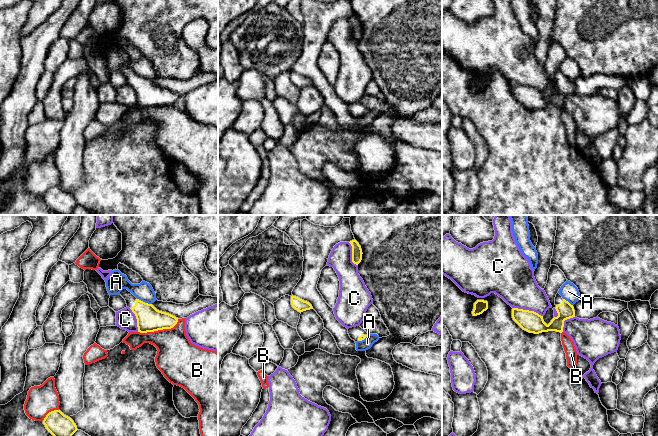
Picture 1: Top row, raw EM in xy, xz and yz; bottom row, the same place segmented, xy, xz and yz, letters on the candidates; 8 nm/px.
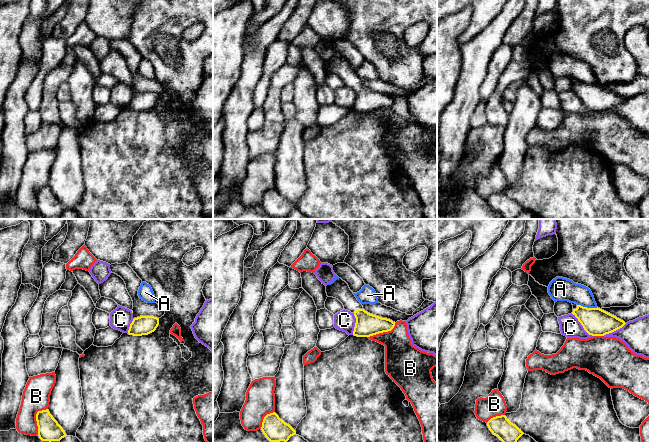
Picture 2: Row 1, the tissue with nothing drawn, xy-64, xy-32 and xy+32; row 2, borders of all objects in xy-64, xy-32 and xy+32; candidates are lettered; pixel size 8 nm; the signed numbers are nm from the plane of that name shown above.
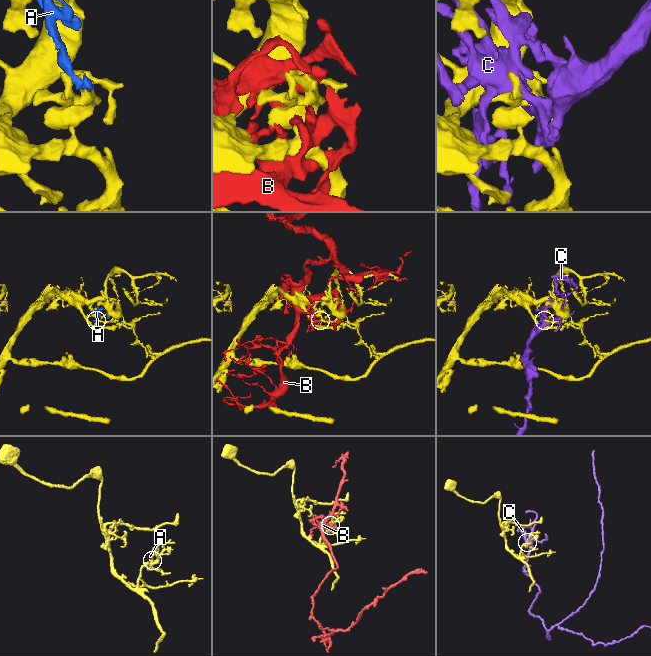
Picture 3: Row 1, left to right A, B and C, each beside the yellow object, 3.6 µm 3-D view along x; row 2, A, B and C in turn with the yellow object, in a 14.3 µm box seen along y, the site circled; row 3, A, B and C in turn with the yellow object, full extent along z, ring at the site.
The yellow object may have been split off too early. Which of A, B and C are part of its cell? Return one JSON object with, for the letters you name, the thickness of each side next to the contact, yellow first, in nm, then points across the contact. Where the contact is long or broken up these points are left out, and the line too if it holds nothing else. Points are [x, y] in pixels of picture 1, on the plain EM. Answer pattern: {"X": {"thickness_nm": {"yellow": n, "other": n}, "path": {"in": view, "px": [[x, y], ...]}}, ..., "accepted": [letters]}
{"accepted": []}

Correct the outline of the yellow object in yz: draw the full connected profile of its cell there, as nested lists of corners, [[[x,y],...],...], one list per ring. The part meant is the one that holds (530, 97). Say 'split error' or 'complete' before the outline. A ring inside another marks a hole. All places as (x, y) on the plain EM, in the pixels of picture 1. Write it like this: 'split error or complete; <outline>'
split error; [[[559,69],[555,73],[555,81],[558,92],[554,93],[548,101],[544,98],[543,92],[529,86],[513,84],[512,94],[523,106],[529,109],[539,110],[548,107],[562,109],[564,97],[575,93],[575,86],[573,81],[563,75]]]

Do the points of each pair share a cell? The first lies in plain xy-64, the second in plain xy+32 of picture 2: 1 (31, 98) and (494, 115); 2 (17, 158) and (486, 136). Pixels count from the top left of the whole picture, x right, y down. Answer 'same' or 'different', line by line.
1: different
2: different

